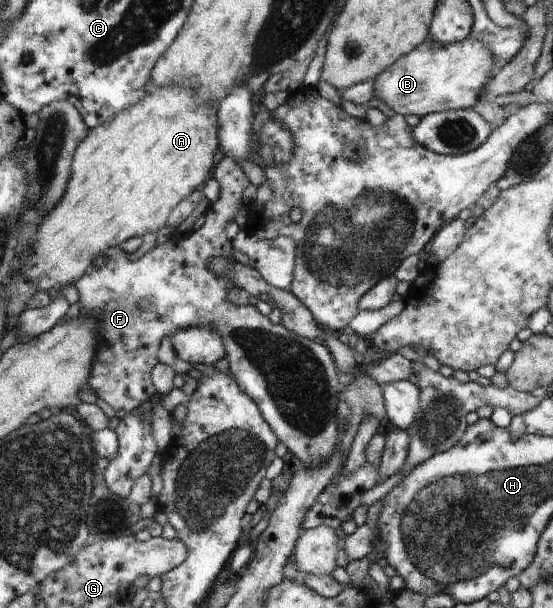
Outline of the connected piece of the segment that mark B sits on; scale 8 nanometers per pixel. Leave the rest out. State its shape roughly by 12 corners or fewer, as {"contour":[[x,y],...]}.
{"contour":[[428,38],[374,79],[397,115],[469,109],[489,47]]}

